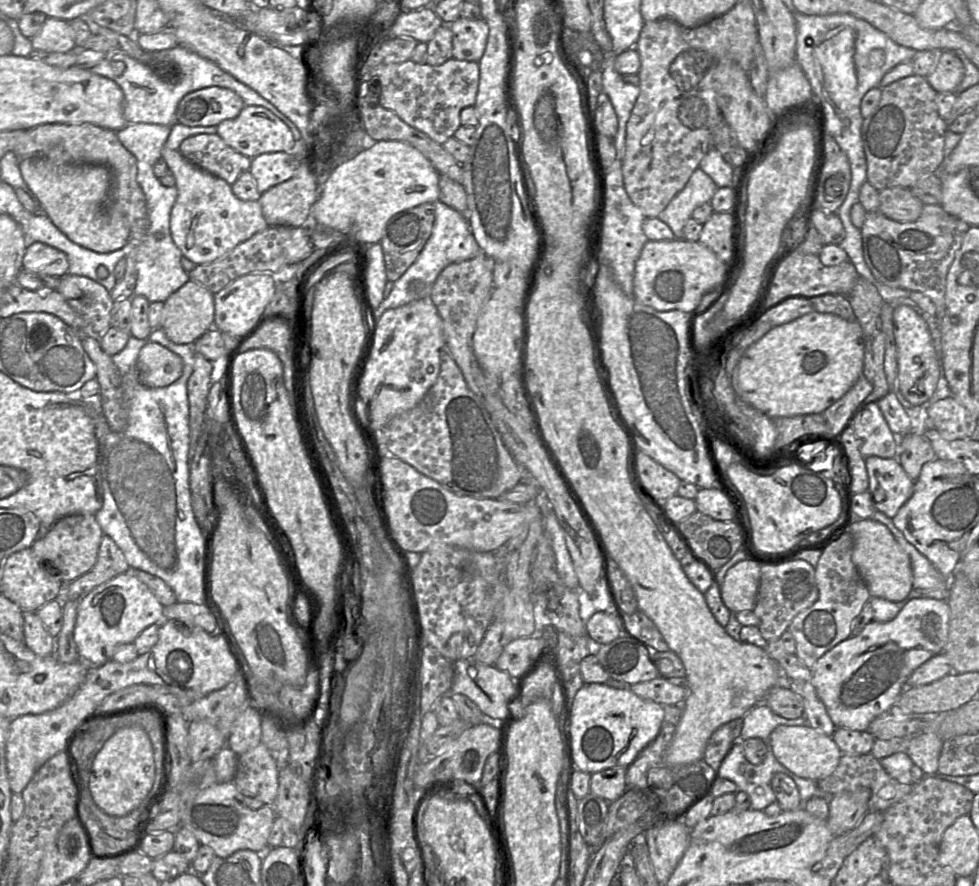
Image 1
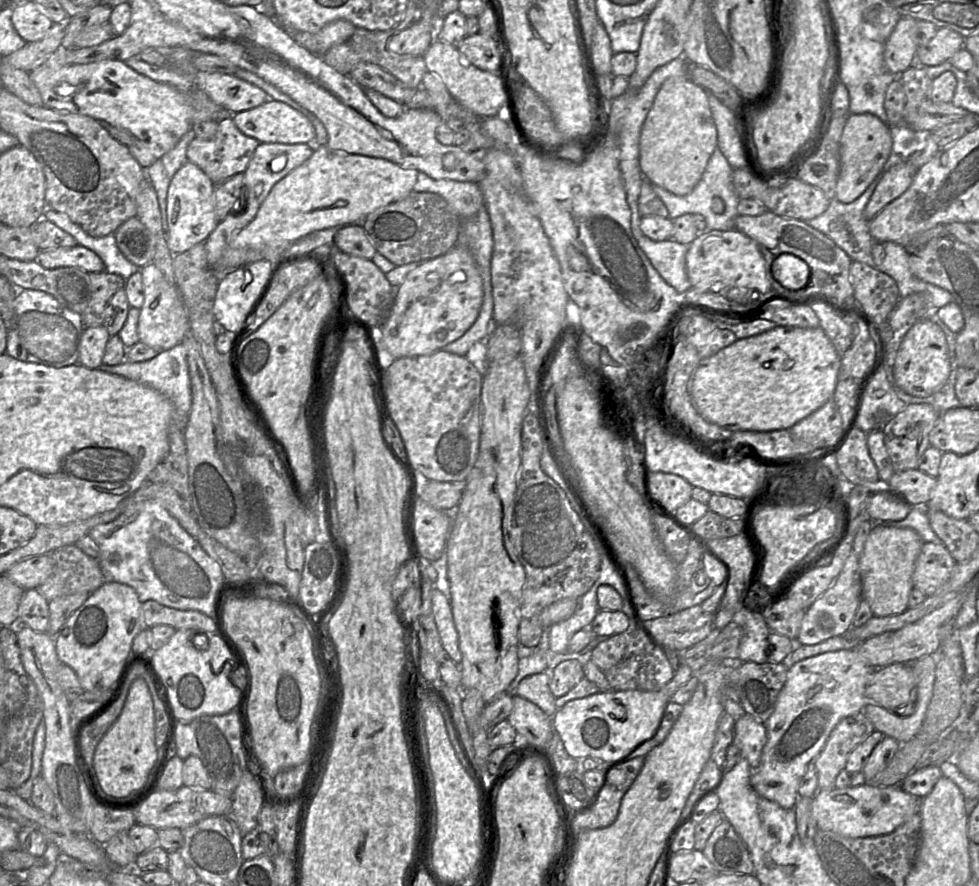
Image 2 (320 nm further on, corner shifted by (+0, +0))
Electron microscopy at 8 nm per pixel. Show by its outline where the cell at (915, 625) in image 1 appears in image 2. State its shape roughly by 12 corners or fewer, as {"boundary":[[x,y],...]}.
{"boundary":[[851,649],[788,668],[751,785],[795,808],[874,670]]}

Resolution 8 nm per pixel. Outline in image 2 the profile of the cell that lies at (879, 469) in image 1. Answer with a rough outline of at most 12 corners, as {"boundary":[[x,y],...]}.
{"boundary":[[919,469],[895,472],[886,487],[910,506],[925,506],[935,485]]}

